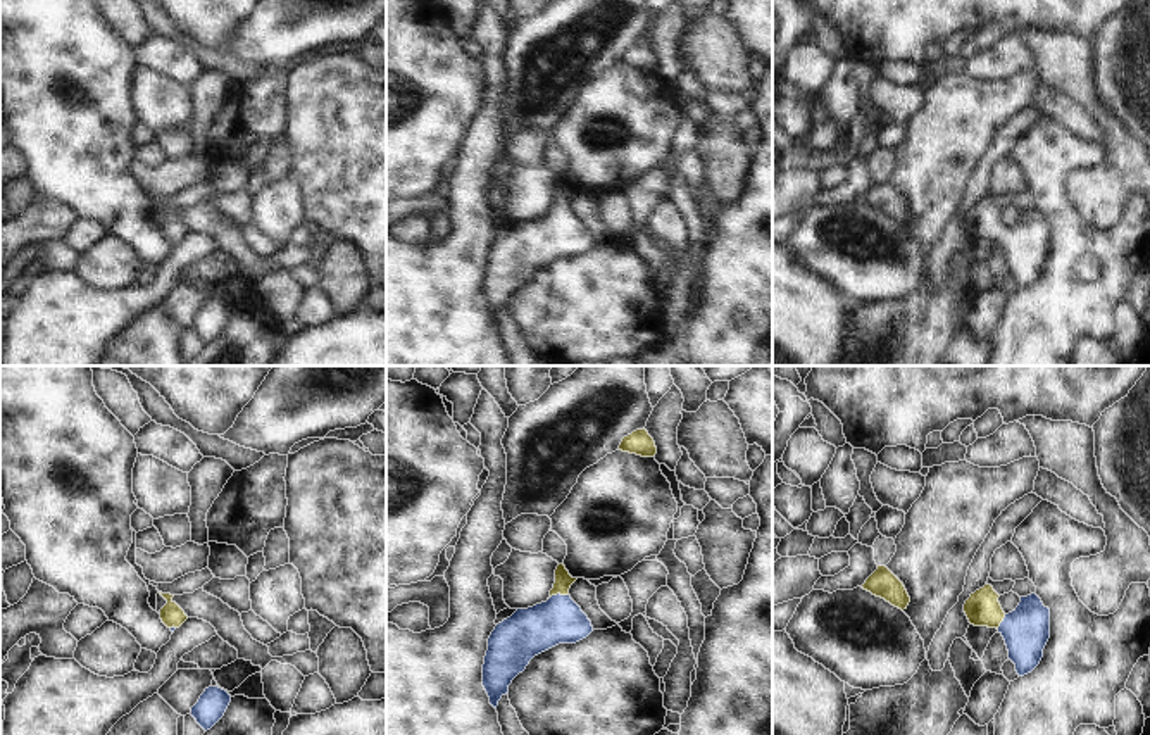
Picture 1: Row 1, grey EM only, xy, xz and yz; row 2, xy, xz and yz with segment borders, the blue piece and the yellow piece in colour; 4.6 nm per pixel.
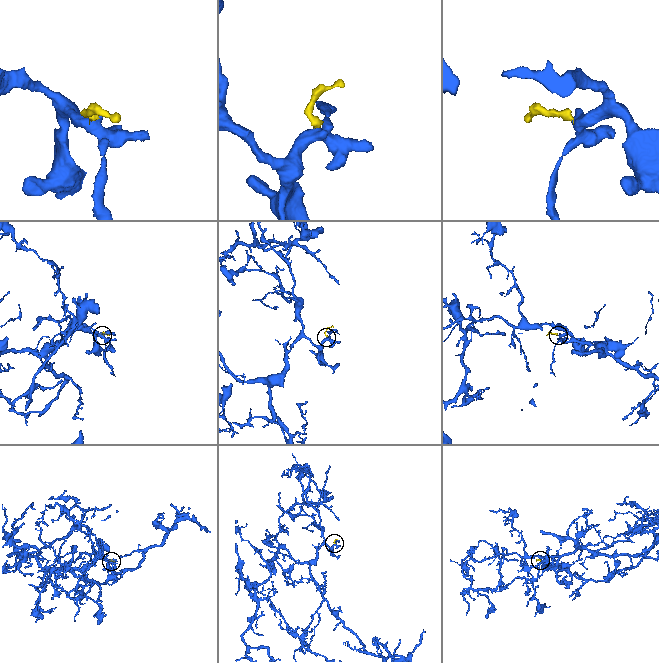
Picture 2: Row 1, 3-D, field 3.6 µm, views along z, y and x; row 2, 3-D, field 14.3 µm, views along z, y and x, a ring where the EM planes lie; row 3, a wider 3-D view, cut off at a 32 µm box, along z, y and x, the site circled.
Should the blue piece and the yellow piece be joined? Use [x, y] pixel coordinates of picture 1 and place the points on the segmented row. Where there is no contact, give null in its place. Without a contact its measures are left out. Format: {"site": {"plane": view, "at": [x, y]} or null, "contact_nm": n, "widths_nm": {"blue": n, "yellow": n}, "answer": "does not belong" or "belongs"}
{"site": {"plane": "xz", "at": [557, 594]}, "contact_nm": 100, "widths_nm": {"blue": 220, "yellow": 80}, "answer": "belongs"}

